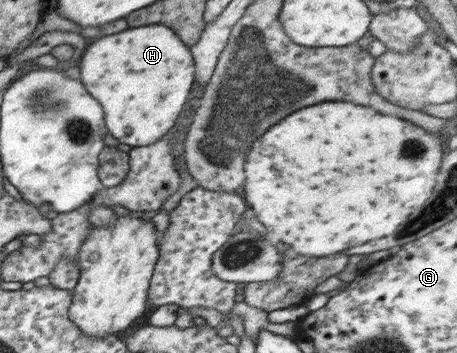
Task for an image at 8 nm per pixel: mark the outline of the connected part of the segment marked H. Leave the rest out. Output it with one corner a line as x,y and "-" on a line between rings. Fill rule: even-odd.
147,25
101,37
87,49
81,63
81,81
87,85
87,91
103,105
110,134
132,149
156,144
173,129
189,99
189,93
192,93
191,89
194,89
195,73
196,63
191,48
165,25

